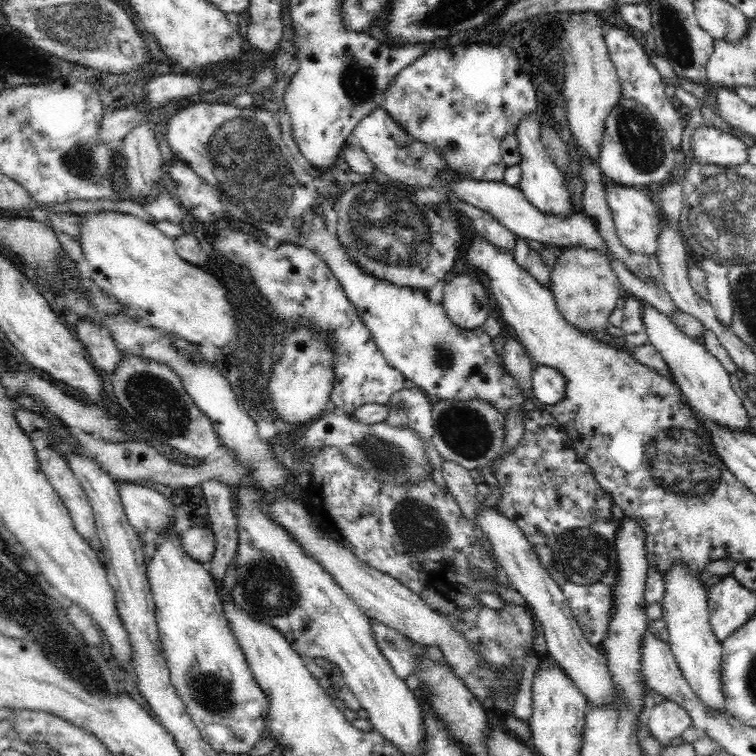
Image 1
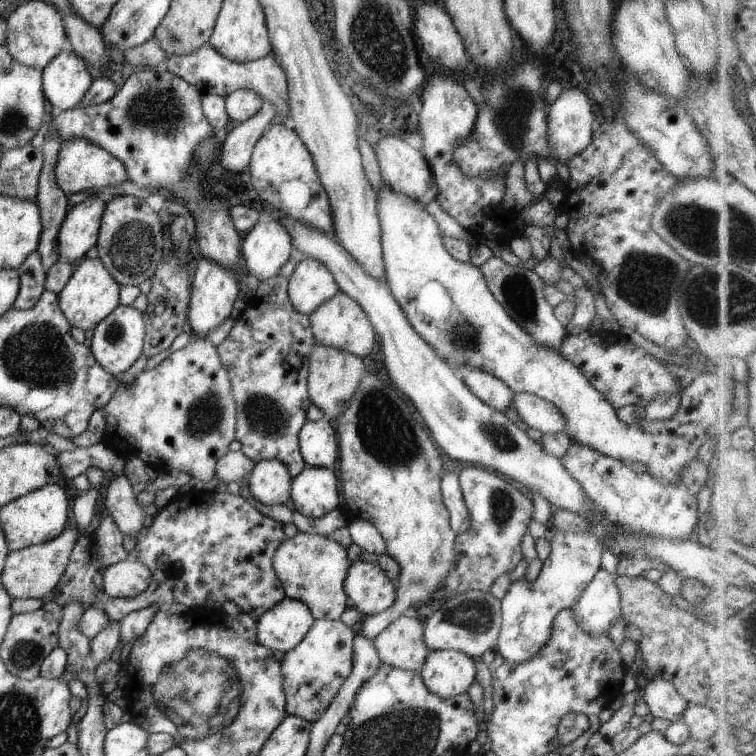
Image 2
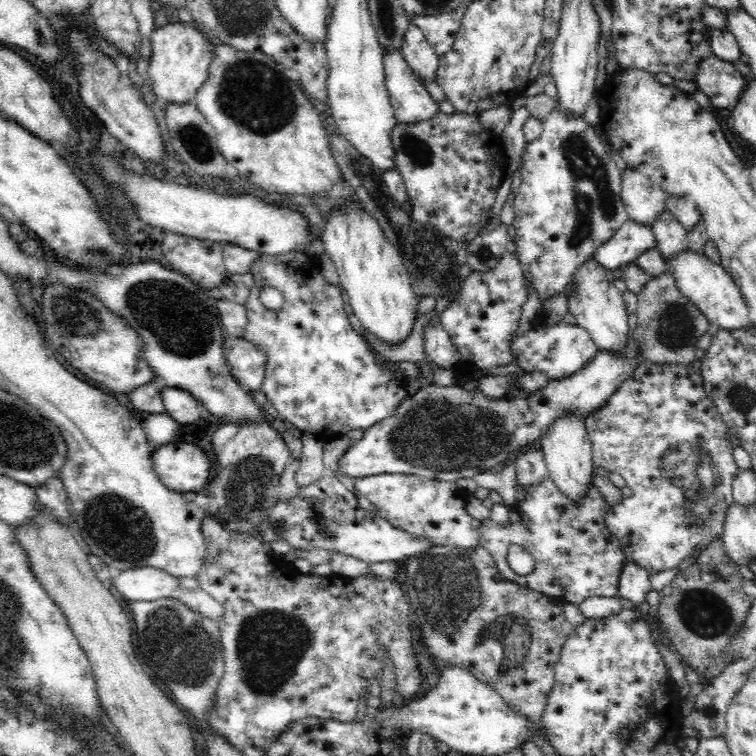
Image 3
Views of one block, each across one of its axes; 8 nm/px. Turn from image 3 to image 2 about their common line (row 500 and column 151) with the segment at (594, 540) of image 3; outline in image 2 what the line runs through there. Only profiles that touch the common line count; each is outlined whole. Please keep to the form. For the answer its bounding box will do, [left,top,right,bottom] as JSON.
[103,488,284,621]

